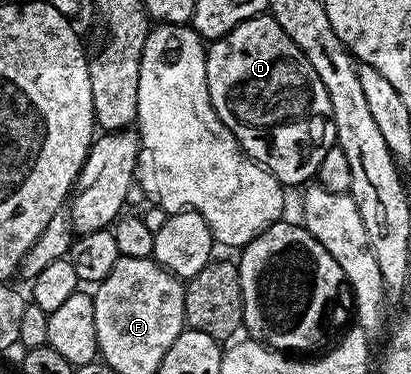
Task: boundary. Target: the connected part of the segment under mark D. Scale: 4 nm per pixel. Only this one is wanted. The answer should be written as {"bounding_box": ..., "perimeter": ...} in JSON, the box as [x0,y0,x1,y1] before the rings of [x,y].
{"bounding_box":[206,17,336,187],"perimeter":[[[253,17],[228,31],[228,35],[209,42],[206,71],[208,95],[216,115],[257,165],[264,166],[283,187],[305,186],[311,179],[317,178],[324,155],[336,148],[332,103],[328,103],[328,91],[324,91],[320,75],[316,75],[312,63],[304,59],[304,51],[300,51],[300,47],[296,47],[296,43],[284,35],[284,27],[280,27],[274,17]]]}

